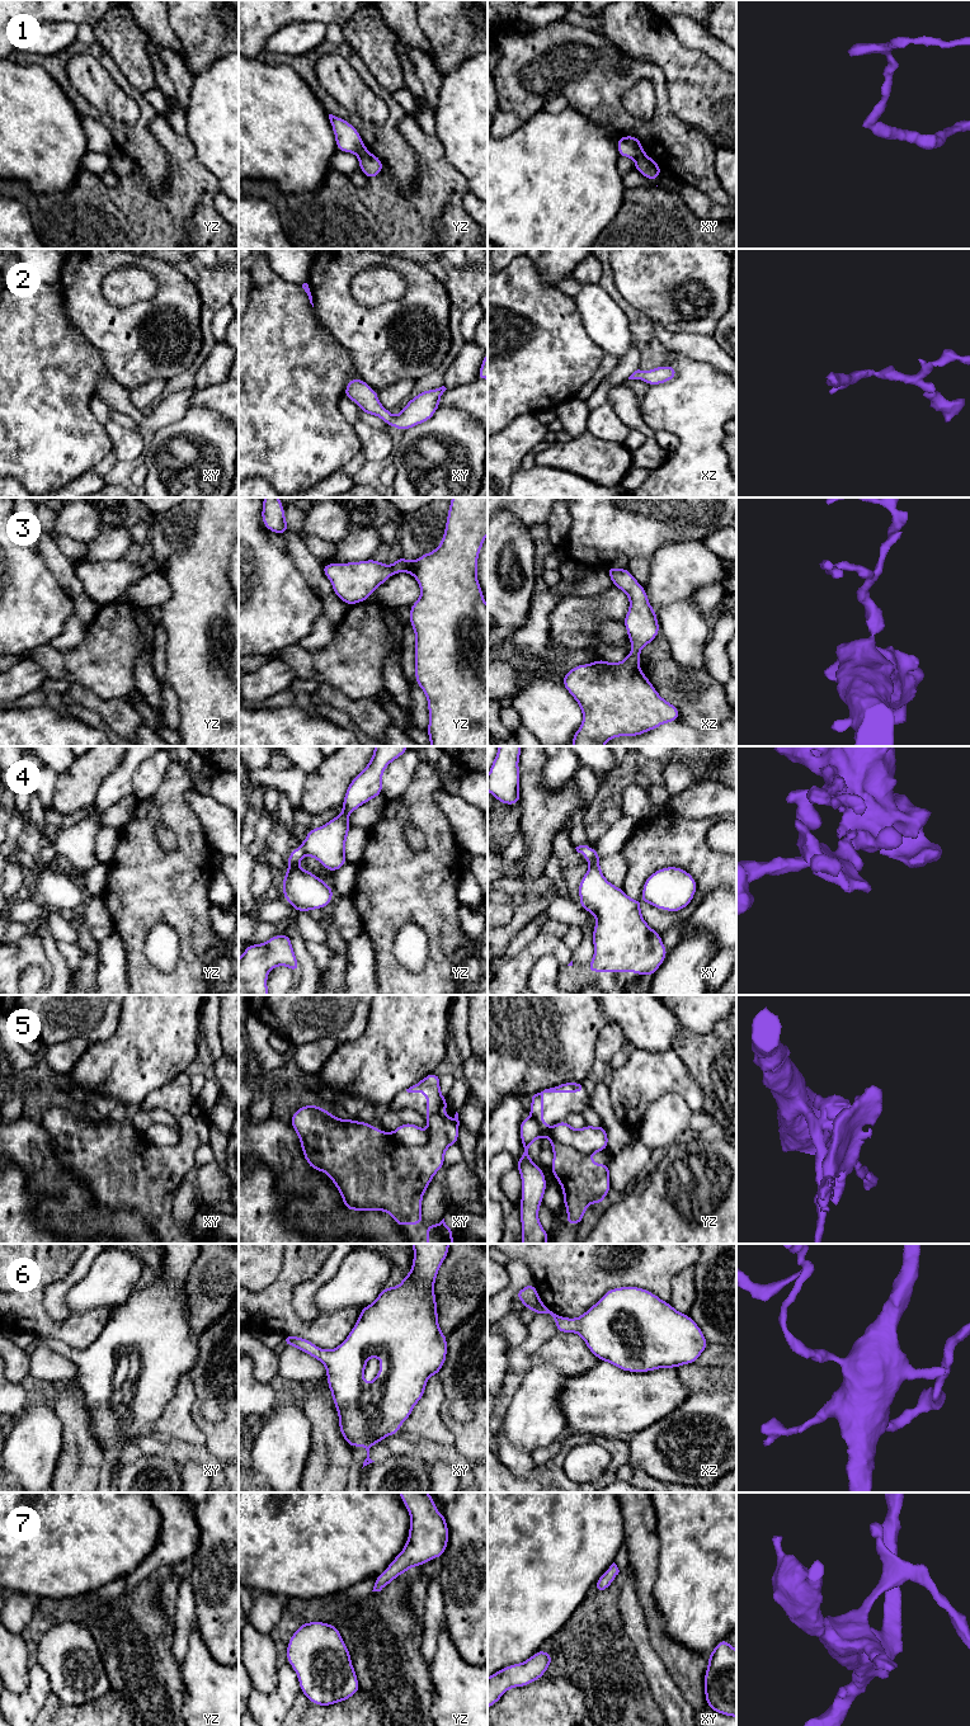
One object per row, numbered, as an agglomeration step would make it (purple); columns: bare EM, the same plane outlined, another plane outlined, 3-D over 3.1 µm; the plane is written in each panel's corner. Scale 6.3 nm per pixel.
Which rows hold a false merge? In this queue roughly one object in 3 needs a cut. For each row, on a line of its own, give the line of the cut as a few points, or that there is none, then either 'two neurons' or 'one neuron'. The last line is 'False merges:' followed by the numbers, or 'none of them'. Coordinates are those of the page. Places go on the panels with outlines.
1: yz (367, 151), (358, 158) | two neurons
2: no cut | one neuron
3: no cut | one neuron
4: no cut | one neuron
5: yz (531, 1114), (552, 1139), (568, 1144), (589, 1156) | two neurons
6: no cut | one neuron
7: no cut | one neuron
False merges: 1, 5

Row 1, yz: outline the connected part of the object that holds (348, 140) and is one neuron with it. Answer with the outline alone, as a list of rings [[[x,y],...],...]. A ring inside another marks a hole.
[[[329,114],[329,119],[335,135],[336,148],[343,152],[352,152],[358,157],[367,154],[368,150],[363,145],[359,132],[340,117]]]

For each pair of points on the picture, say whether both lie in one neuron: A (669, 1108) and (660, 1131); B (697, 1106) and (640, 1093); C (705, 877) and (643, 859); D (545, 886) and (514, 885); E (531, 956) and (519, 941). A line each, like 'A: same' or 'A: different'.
A: same
B: same
C: same
D: same
E: different

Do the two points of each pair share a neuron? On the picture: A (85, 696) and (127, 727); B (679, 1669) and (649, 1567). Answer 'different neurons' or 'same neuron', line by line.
A: same neuron
B: same neuron

